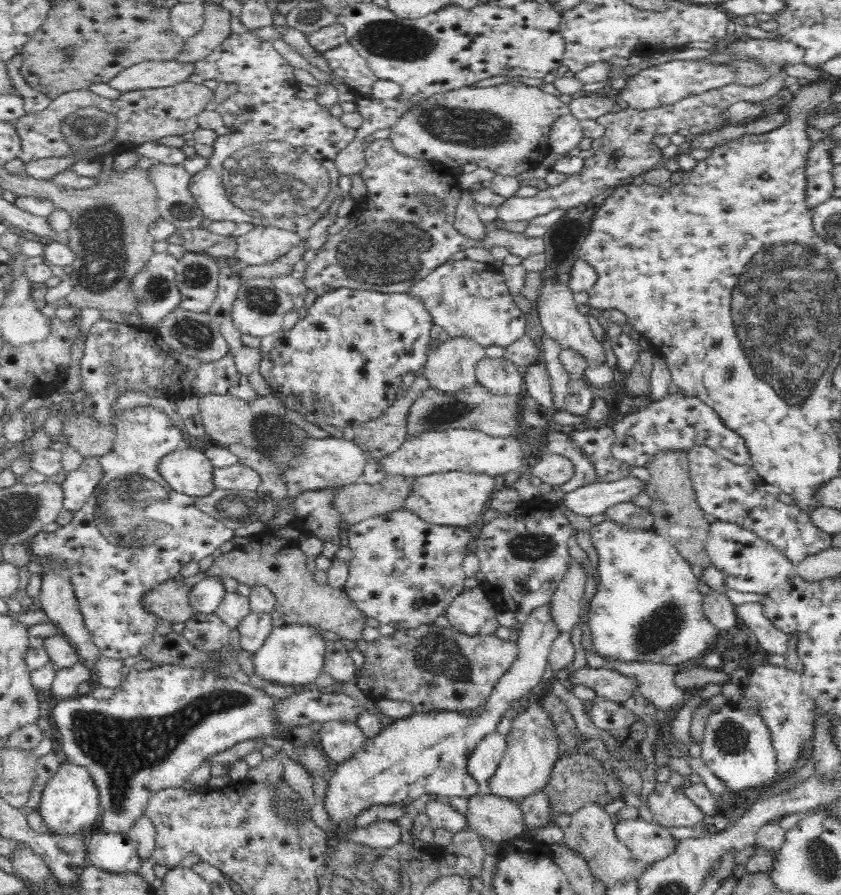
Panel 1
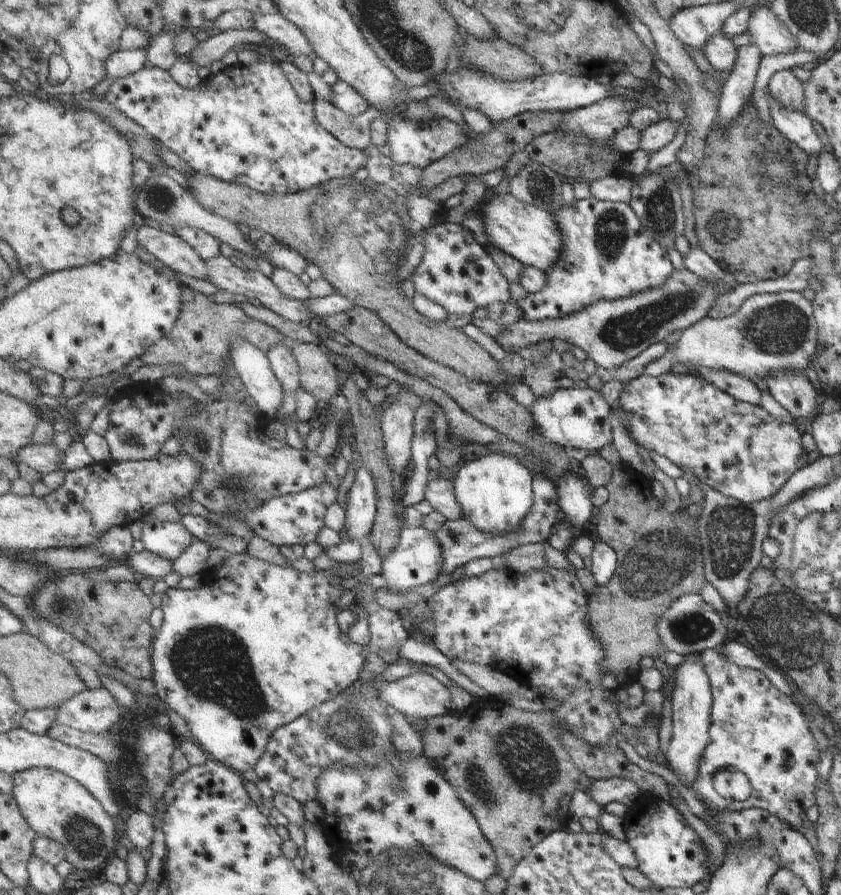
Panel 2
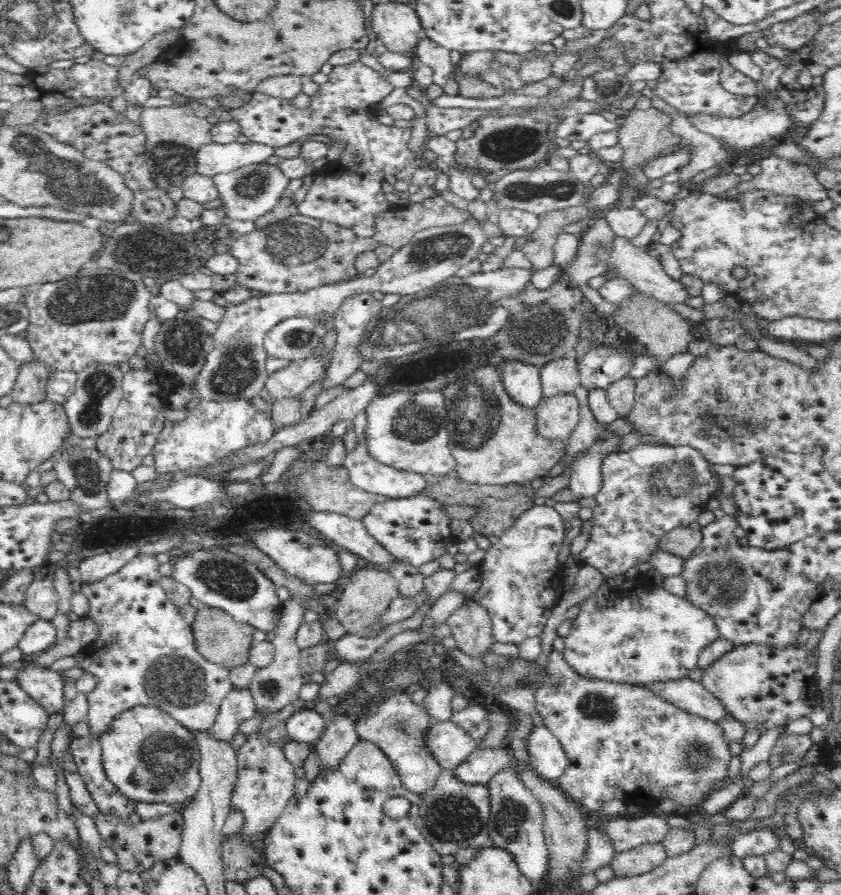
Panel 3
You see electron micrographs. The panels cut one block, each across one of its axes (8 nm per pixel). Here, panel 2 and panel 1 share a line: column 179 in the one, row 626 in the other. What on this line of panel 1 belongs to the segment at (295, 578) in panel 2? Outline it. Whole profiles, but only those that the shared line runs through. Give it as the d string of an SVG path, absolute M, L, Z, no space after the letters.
M603 521L599 524L592 525L591 531L591 542L595 547L597 553L598 566L597 571L599 572L600 578L597 582L597 591L591 598L588 617L589 617L589 628L591 630L591 641L593 642L593 650L600 655L600 657L609 658L610 660L620 662L656 662L659 664L668 665L682 665L688 663L688 660L697 658L700 653L705 652L710 645L716 643L718 638L719 630L710 623L708 617L704 615L703 609L703 594L698 589L698 581L690 563L684 560L684 557L676 550L674 545L671 545L663 536L656 534L653 529L642 530L642 529L628 529L618 523L612 521Z

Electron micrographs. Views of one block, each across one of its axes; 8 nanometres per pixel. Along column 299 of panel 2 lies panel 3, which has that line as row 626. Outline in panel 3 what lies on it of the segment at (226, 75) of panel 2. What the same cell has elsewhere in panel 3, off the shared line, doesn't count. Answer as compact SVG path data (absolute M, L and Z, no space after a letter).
M138 554L118 572L96 582L81 584L82 594L86 595L88 601L86 618L92 618L100 630L98 638L76 655L80 658L77 668L94 674L98 681L96 689L87 694L90 707L86 720L90 736L96 739L106 734L116 716L140 706L160 708L189 731L208 731L215 724L224 698L234 688L229 678L230 670L206 660L198 651L193 635L193 622L198 608L170 599L160 585L162 576L158 568L160 562L157 555Z

